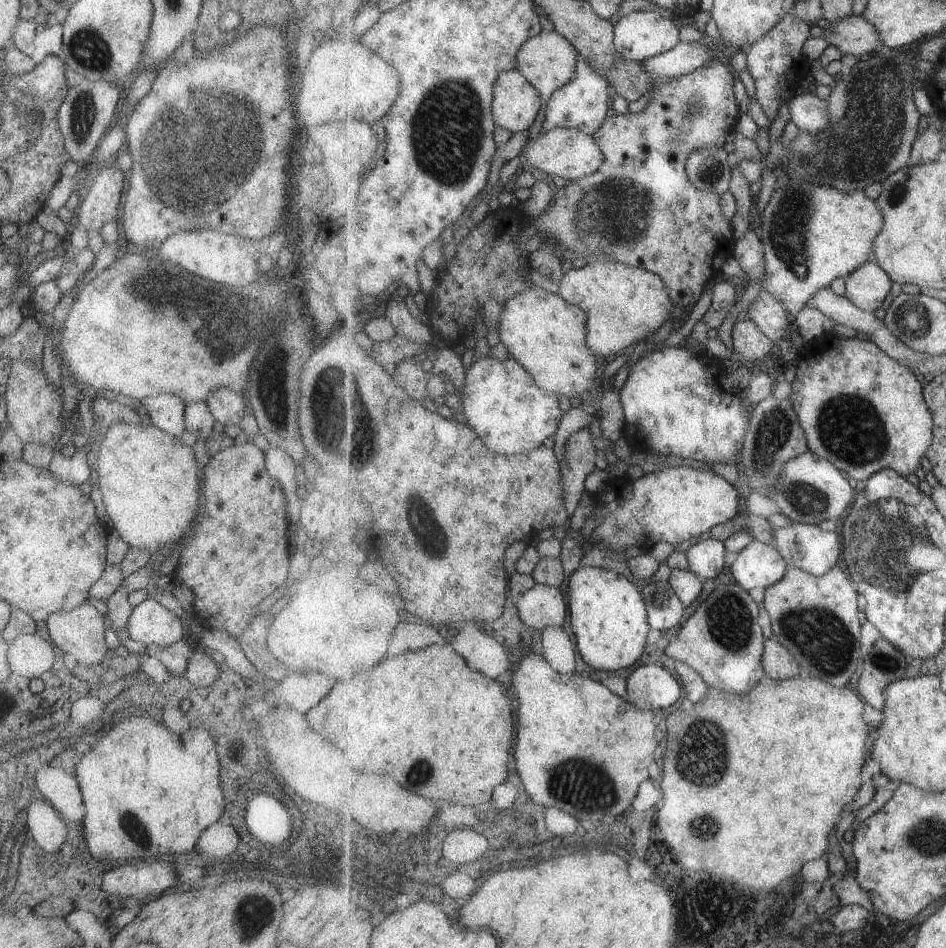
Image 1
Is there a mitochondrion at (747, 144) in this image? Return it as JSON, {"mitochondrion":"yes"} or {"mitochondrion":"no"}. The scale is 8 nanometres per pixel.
{"mitochondrion":"no"}

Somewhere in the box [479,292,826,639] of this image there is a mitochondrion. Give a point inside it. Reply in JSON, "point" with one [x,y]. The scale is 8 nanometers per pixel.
{"point":[774,430]}

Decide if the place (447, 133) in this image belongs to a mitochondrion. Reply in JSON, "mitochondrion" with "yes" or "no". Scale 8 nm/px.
{"mitochondrion":"yes"}

